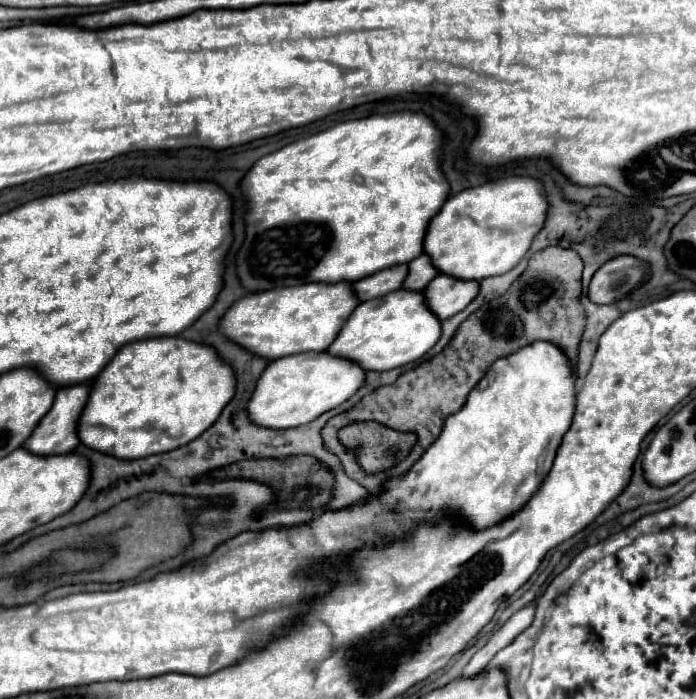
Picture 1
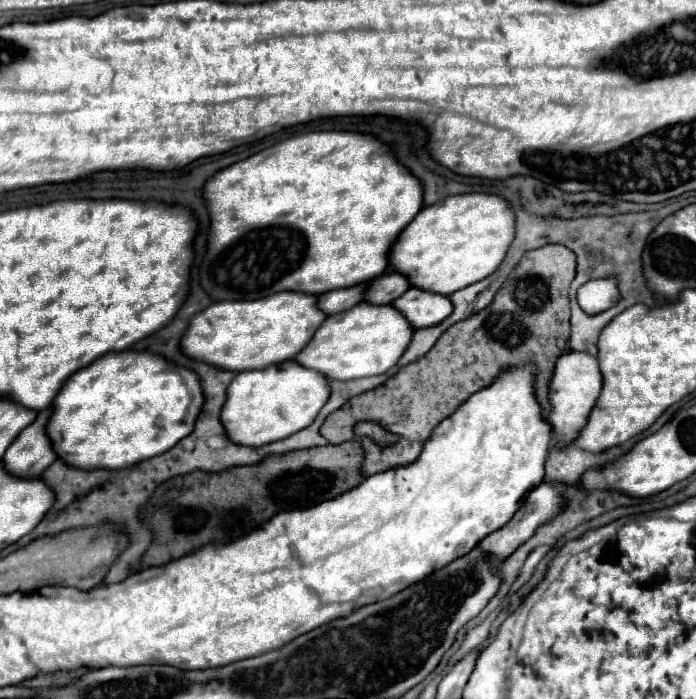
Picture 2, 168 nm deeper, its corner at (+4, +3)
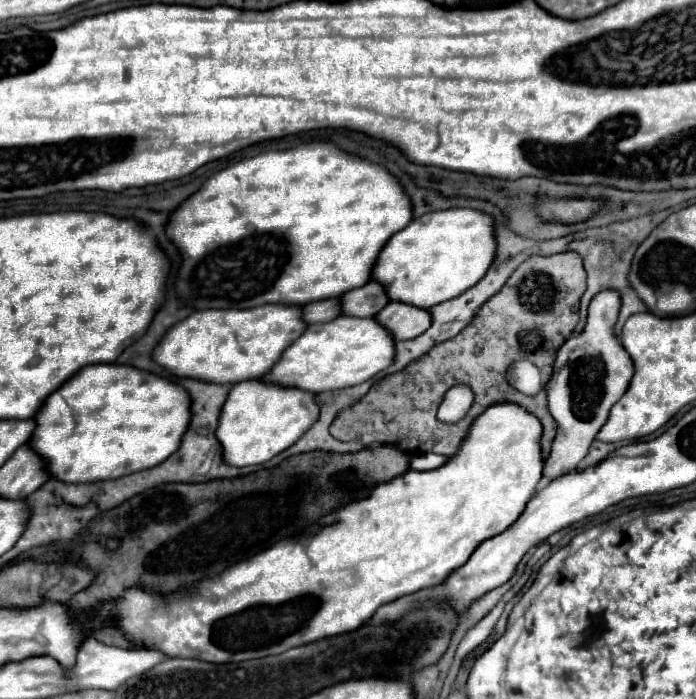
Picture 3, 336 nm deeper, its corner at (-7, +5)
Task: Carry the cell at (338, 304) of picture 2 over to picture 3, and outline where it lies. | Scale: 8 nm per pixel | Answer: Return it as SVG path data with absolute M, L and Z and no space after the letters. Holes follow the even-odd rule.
M326 299L326 301L316 301L310 305L304 305L302 309L302 321L304 323L326 323L332 321L340 315L340 303L338 299Z

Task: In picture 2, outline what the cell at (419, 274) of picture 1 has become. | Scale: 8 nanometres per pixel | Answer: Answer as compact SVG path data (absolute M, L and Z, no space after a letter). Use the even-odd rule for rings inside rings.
M391 273L391 275L381 275L379 279L371 281L371 287L365 293L365 301L369 303L393 303L393 299L401 297L407 289L411 287L409 279L401 273Z

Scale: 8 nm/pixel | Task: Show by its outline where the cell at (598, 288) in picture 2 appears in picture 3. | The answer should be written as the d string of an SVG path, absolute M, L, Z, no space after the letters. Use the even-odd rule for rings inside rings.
M608 289L604 293L598 293L588 307L586 327L580 337L572 335L558 349L554 375L544 387L548 393L548 409L558 425L552 451L542 471L542 475L548 479L562 477L564 473L570 473L578 467L578 463L586 457L596 433L606 423L612 405L624 395L630 385L634 365L628 357L628 351L622 347L620 339L614 333L618 309L620 295L616 291Z

